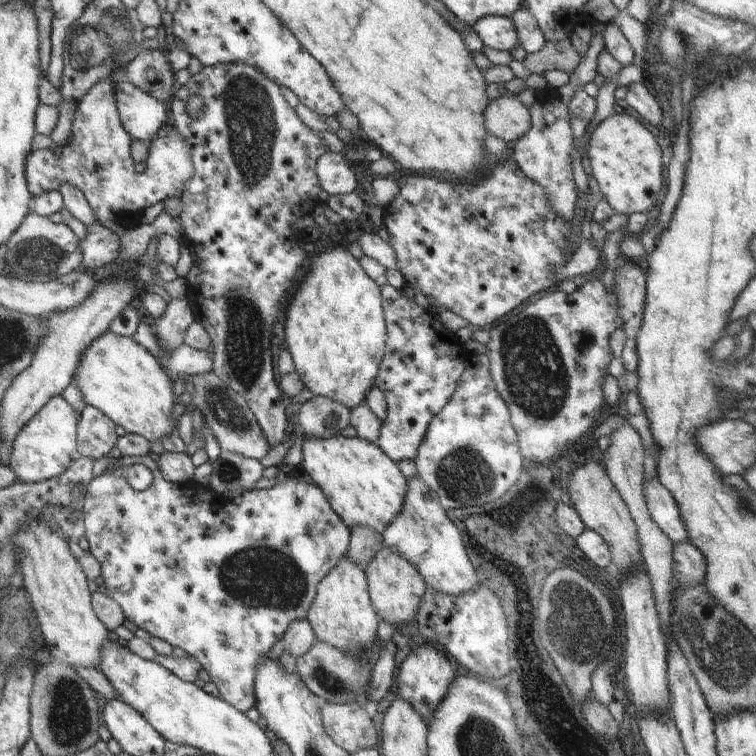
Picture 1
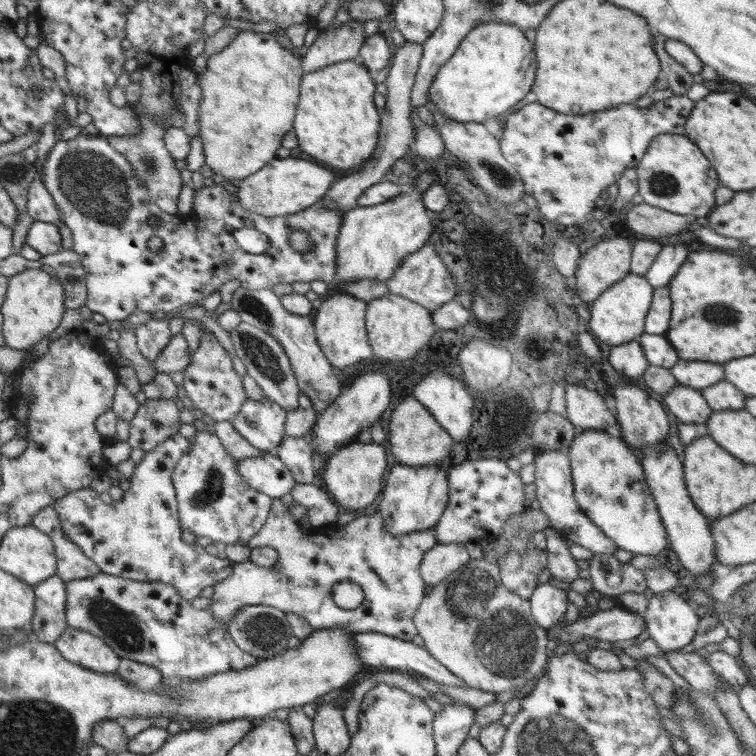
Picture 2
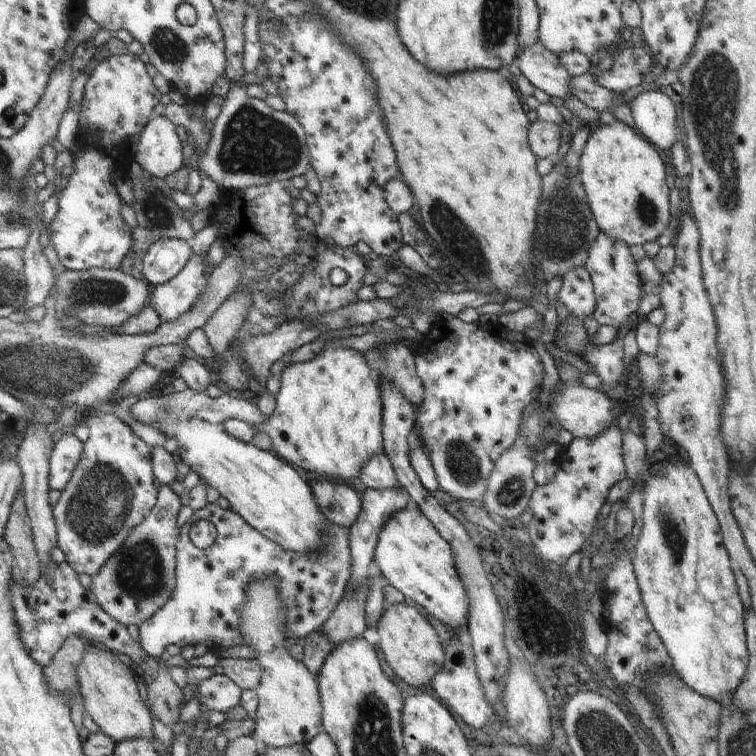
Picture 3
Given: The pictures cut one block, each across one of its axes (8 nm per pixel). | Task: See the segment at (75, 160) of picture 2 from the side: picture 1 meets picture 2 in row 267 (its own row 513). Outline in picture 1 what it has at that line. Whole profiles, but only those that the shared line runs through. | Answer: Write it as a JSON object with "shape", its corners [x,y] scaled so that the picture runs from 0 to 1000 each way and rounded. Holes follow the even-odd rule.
{"shape":[[[194,603],[156,604],[156,622],[143,624],[124,632],[116,640],[116,651],[111,657],[111,696],[112,710],[118,717],[119,729],[134,749],[134,762],[138,765],[140,786],[156,798],[163,813],[177,823],[183,831],[193,833],[196,839],[218,847],[230,857],[246,860],[249,866],[257,868],[267,884],[278,893],[278,899],[288,910],[291,923],[317,942],[331,939],[339,931],[336,915],[336,889],[341,876],[357,862],[357,857],[374,843],[384,823],[394,817],[405,817],[409,804],[418,791],[421,771],[455,738],[462,729],[463,702],[459,693],[439,675],[434,661],[423,646],[397,638],[392,632],[372,628],[372,635],[360,646],[336,647],[319,653],[320,665],[312,668],[303,656],[287,655],[278,646],[269,652],[259,649],[258,640],[230,640],[217,635],[209,615]],[[176,614],[190,614],[200,622],[204,634],[201,640],[189,649],[181,649],[167,636],[165,627],[159,619],[169,619]]]}

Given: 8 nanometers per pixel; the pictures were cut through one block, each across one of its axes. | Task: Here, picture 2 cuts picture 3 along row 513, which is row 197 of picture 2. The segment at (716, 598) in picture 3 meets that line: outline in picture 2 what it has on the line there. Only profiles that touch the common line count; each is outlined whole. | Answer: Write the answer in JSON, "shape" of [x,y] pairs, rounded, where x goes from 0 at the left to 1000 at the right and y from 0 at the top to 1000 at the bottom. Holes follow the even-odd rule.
{"shape":[[[870,179],[860,187],[849,212],[840,220],[844,235],[844,257],[854,270],[869,272],[892,283],[915,283],[933,287],[944,278],[944,253],[950,247],[947,228],[918,187],[905,179]]]}

